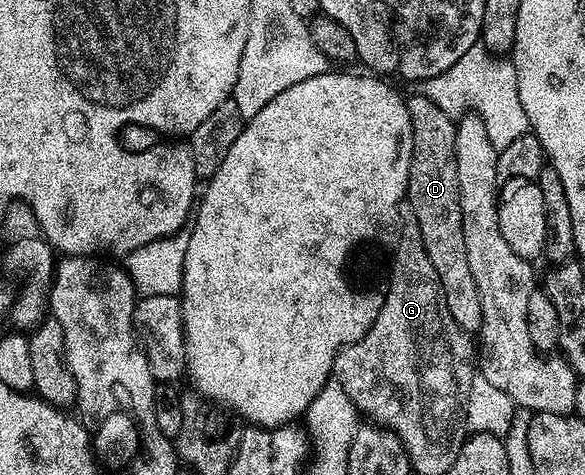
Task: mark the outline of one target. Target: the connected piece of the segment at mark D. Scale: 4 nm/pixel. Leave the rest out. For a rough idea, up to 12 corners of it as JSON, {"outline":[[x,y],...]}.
{"outline":[[408,95],[407,205],[459,328],[483,308],[467,264],[457,124]]}

